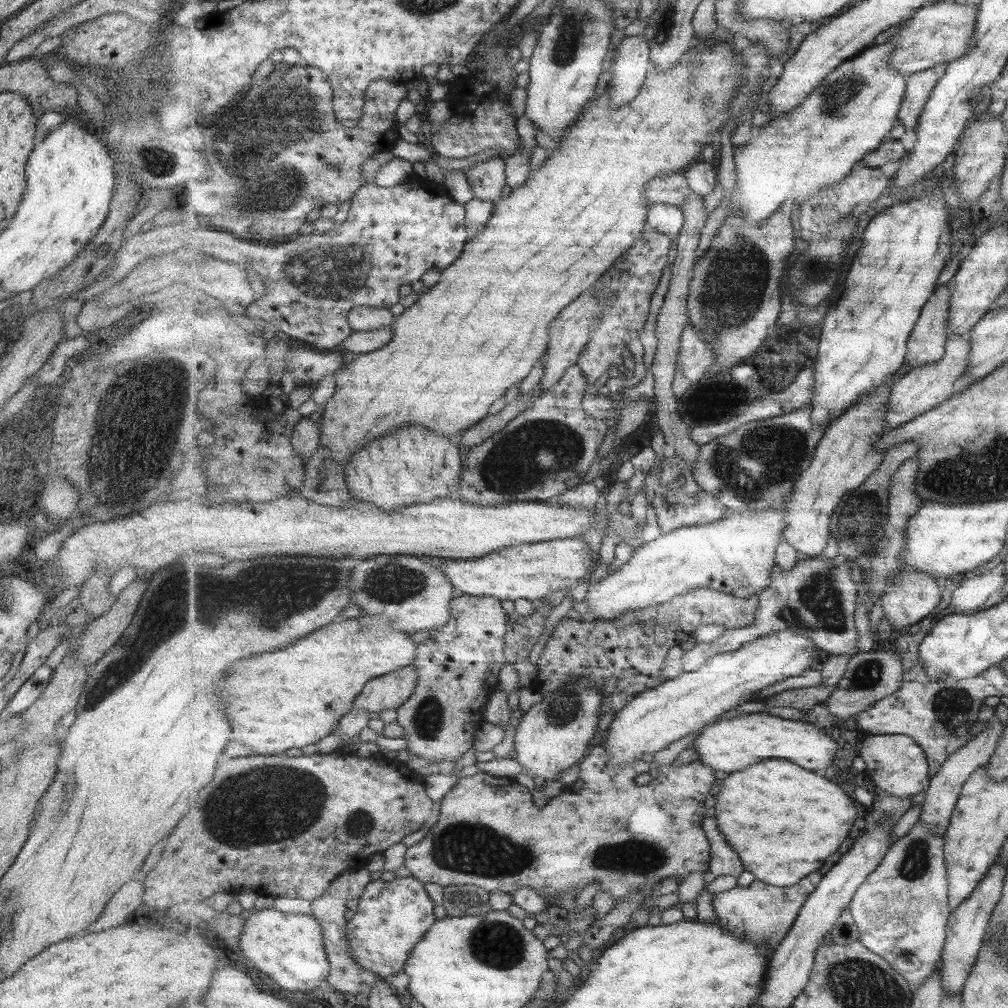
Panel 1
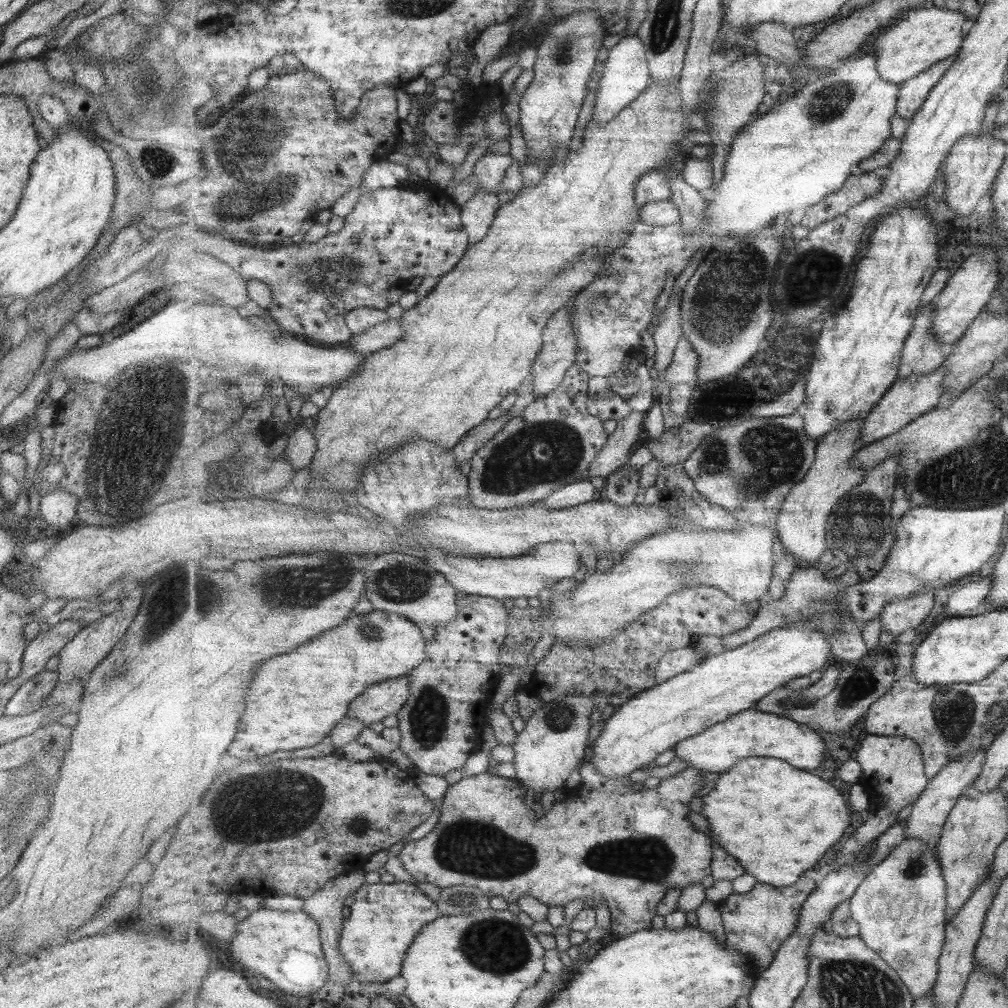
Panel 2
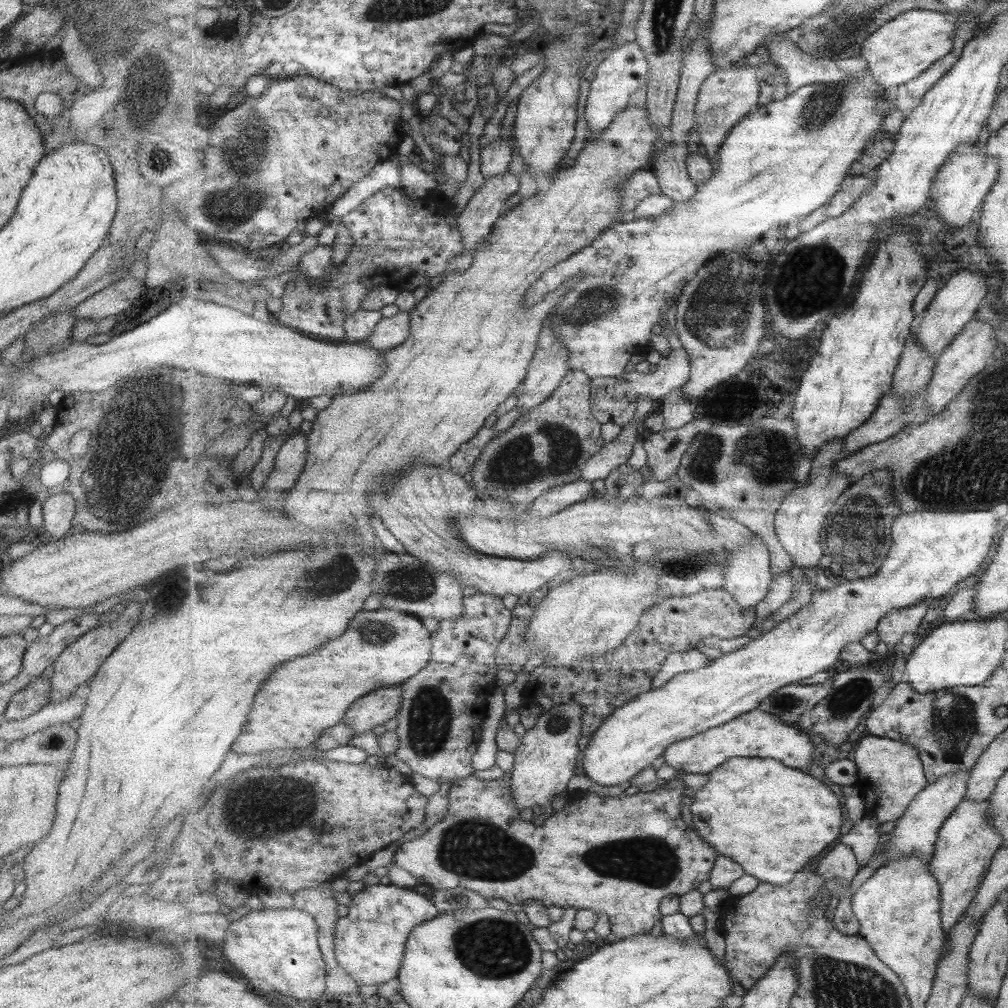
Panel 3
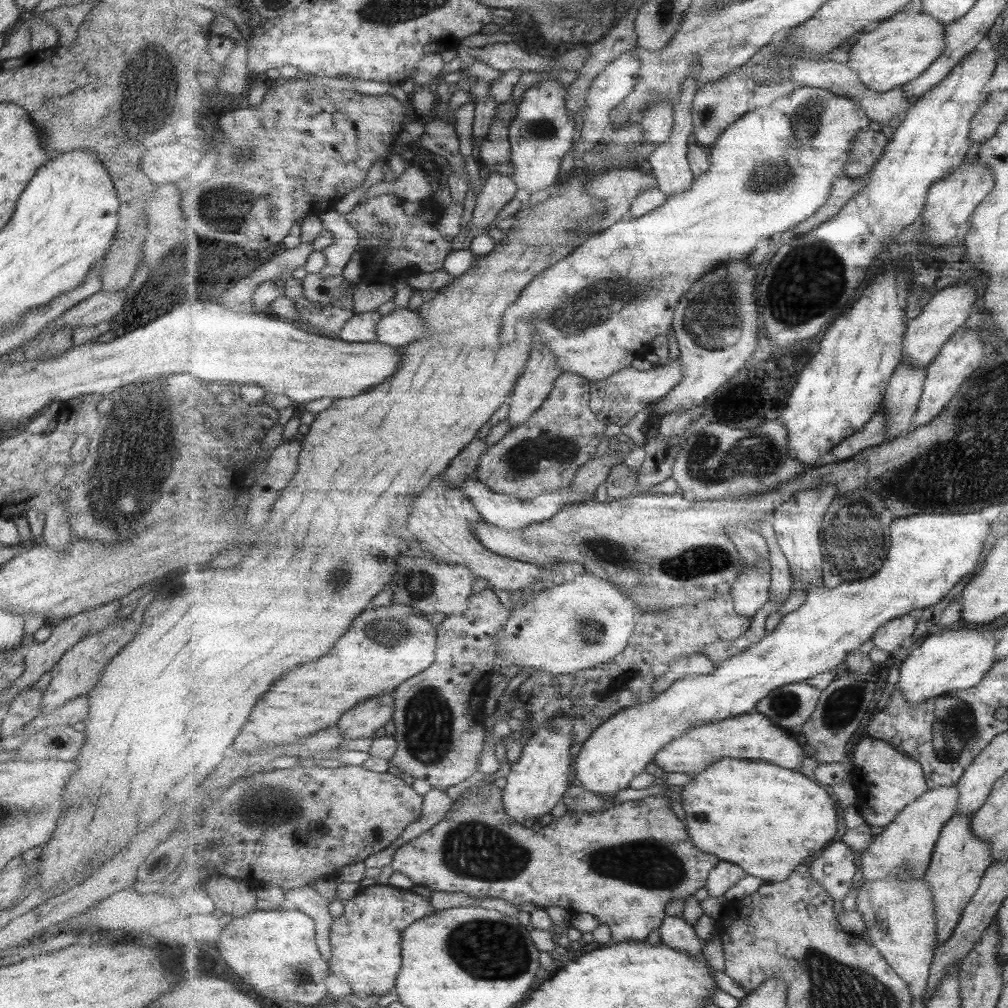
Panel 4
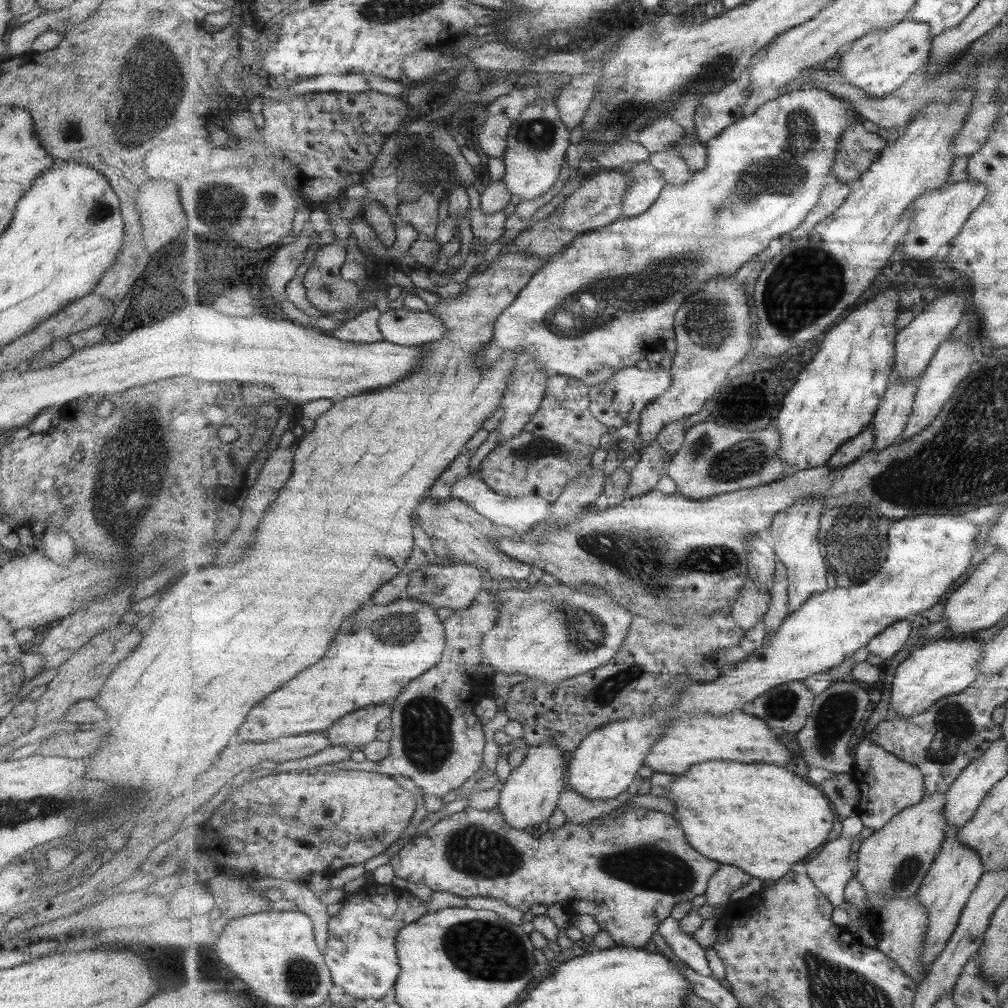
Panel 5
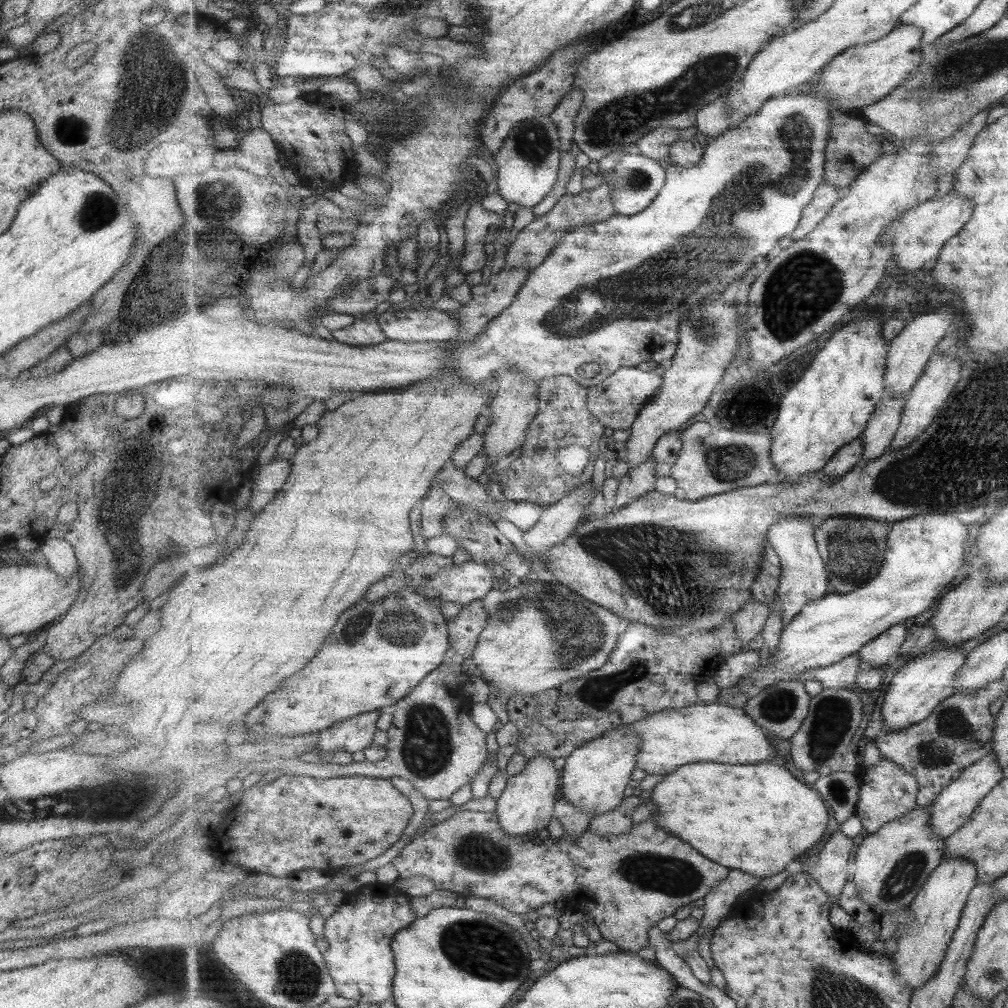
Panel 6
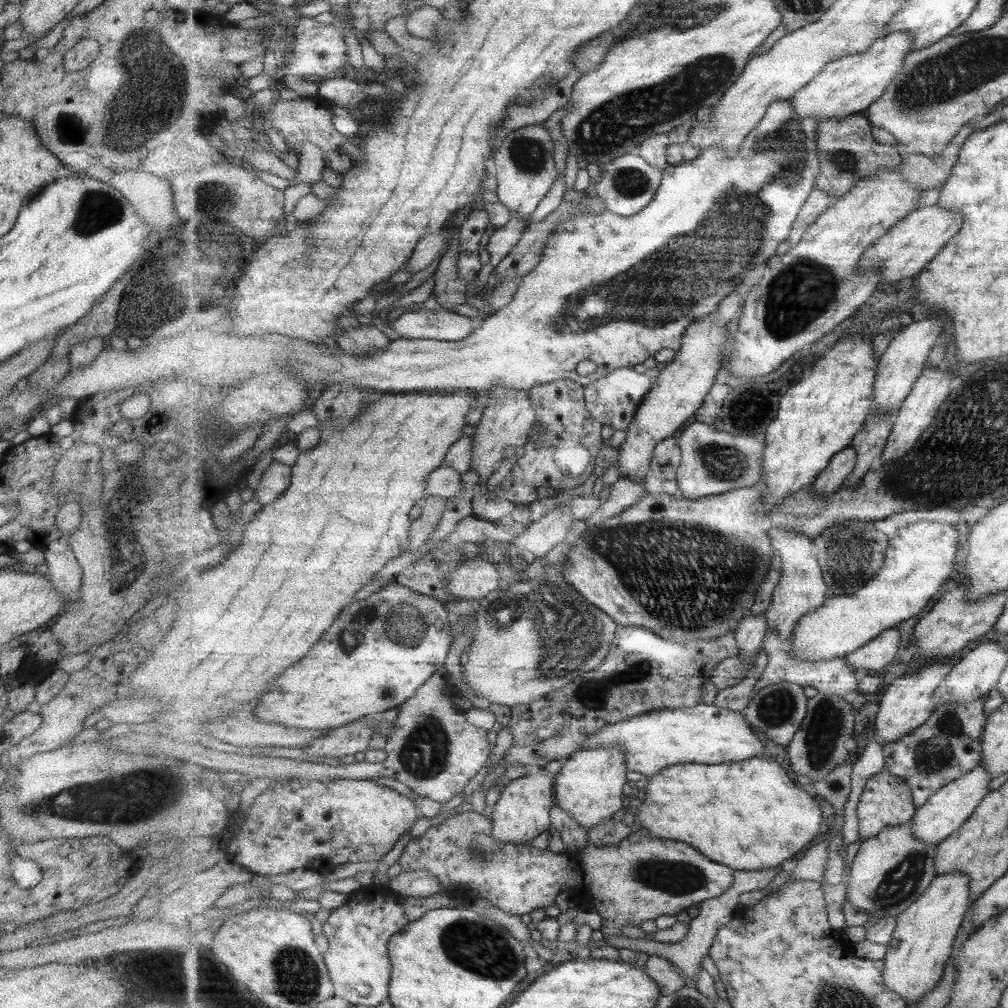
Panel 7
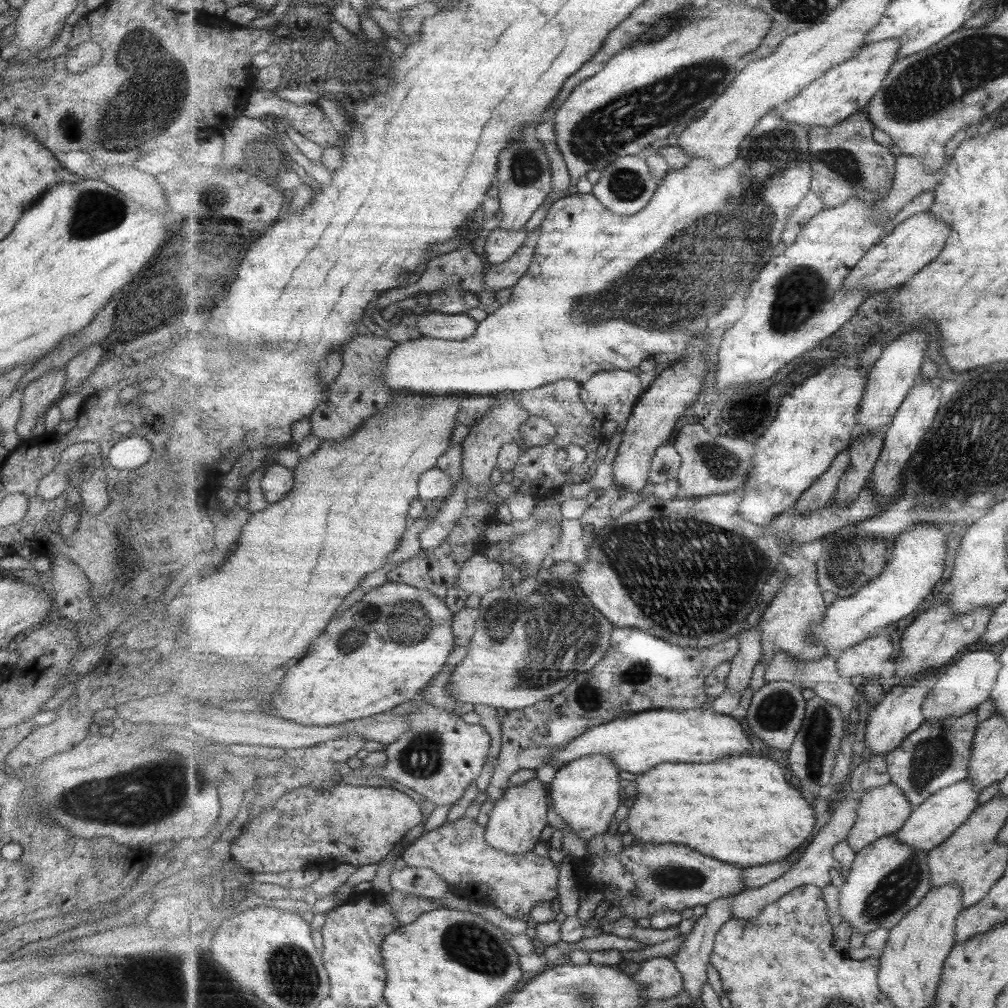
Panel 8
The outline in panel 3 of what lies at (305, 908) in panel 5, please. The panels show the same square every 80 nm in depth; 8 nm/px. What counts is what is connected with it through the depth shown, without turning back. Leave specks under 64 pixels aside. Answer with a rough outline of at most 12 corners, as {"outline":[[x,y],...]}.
{"outline":[[351,881],[293,893],[295,908],[319,926],[319,946],[331,973],[344,972],[335,954],[340,918],[336,894]]}

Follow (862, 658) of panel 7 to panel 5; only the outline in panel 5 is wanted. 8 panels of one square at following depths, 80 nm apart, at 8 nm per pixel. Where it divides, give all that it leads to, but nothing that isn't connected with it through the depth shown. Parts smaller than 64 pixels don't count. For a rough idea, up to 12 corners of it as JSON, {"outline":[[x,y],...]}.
{"outline":[[911,619],[880,632],[866,647],[883,664],[905,648]]}

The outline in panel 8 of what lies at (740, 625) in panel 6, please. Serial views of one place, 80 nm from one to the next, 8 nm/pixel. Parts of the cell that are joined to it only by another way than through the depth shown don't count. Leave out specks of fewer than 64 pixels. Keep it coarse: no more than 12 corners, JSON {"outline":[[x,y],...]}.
{"outline":[[763,629],[738,636],[740,651],[727,676],[730,691],[749,688],[764,658]]}

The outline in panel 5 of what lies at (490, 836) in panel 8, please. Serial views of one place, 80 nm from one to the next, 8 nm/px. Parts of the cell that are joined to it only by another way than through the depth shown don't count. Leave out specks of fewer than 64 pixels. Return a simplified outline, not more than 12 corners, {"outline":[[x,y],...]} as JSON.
{"outline":[[530,747],[501,788],[513,828],[547,822],[568,788],[563,749]]}

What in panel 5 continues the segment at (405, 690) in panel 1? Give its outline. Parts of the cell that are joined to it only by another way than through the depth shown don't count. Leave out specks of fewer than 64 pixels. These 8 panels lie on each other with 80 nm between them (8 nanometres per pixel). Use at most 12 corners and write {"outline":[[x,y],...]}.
{"outline":[[393,702],[351,712],[329,730],[332,746],[369,744]]}

